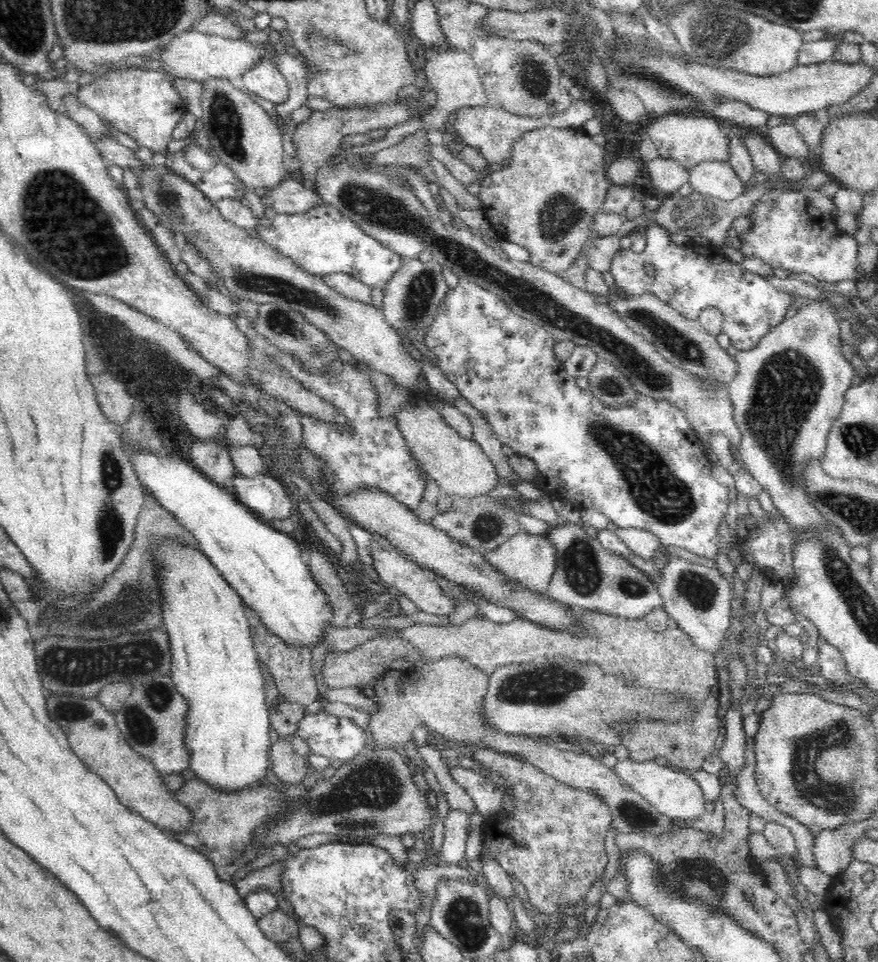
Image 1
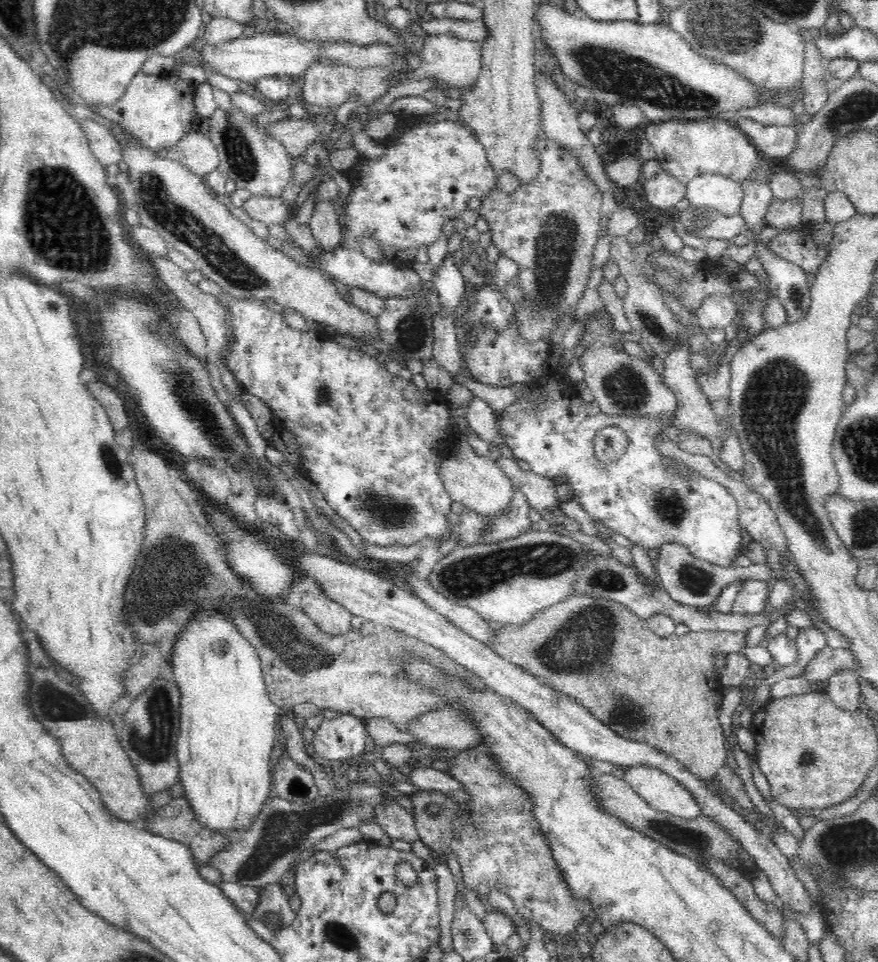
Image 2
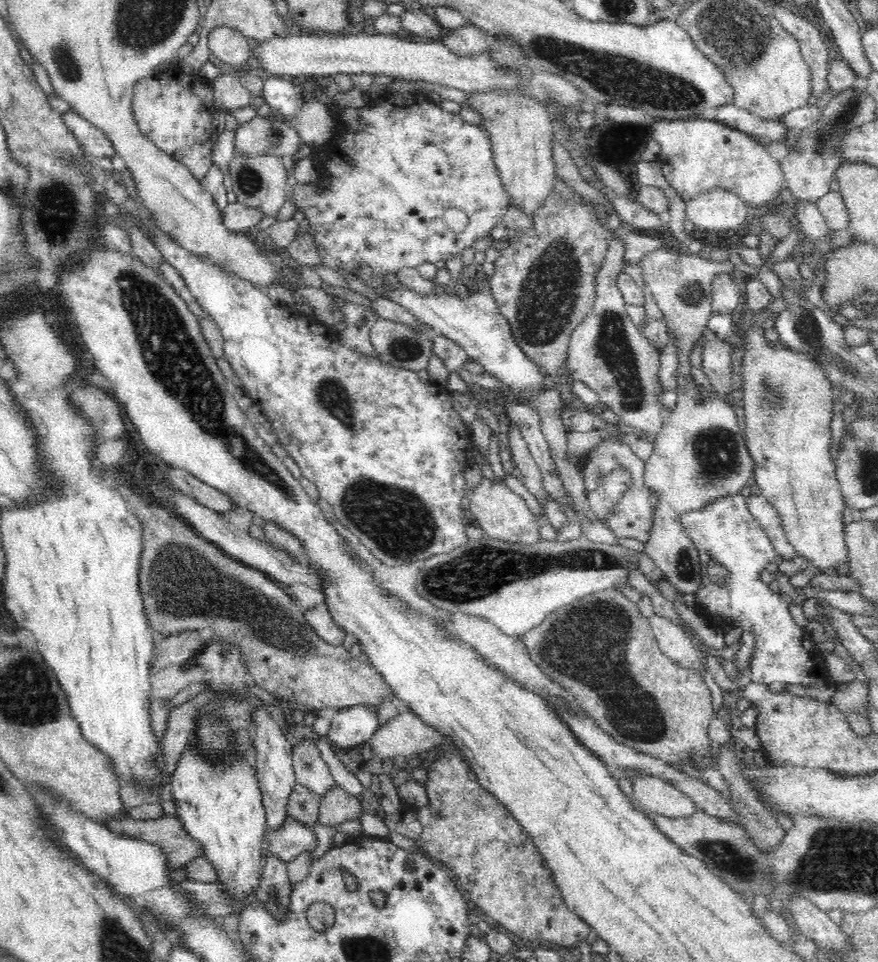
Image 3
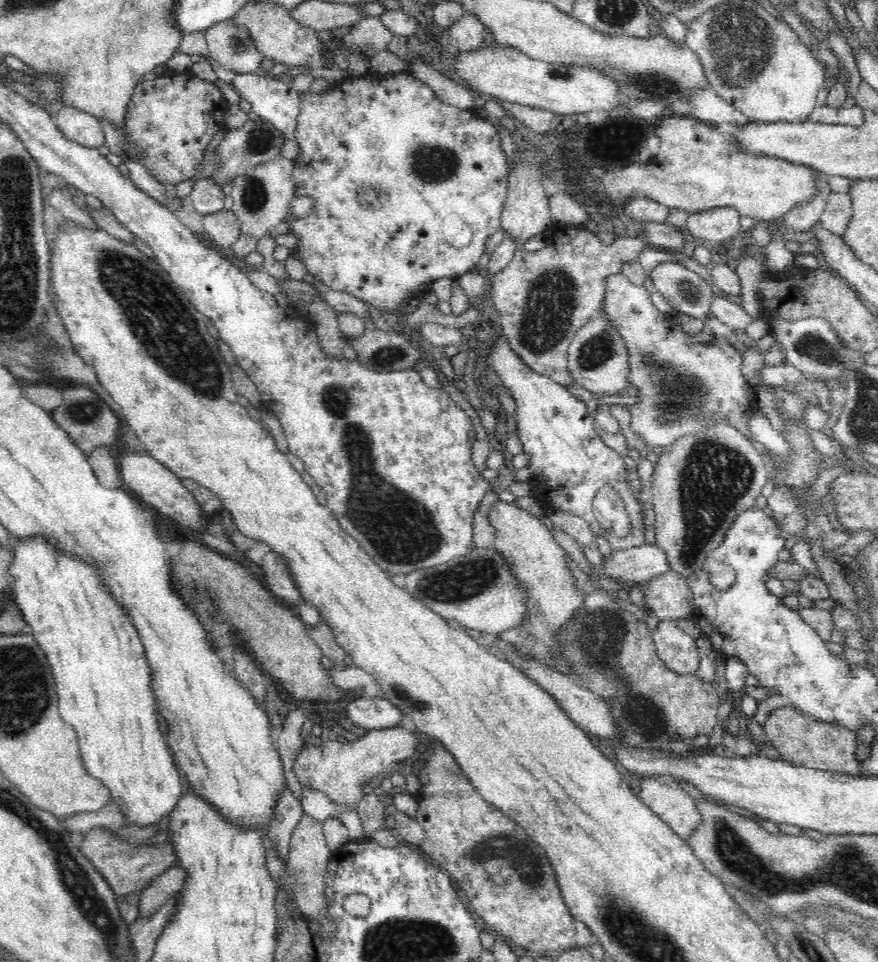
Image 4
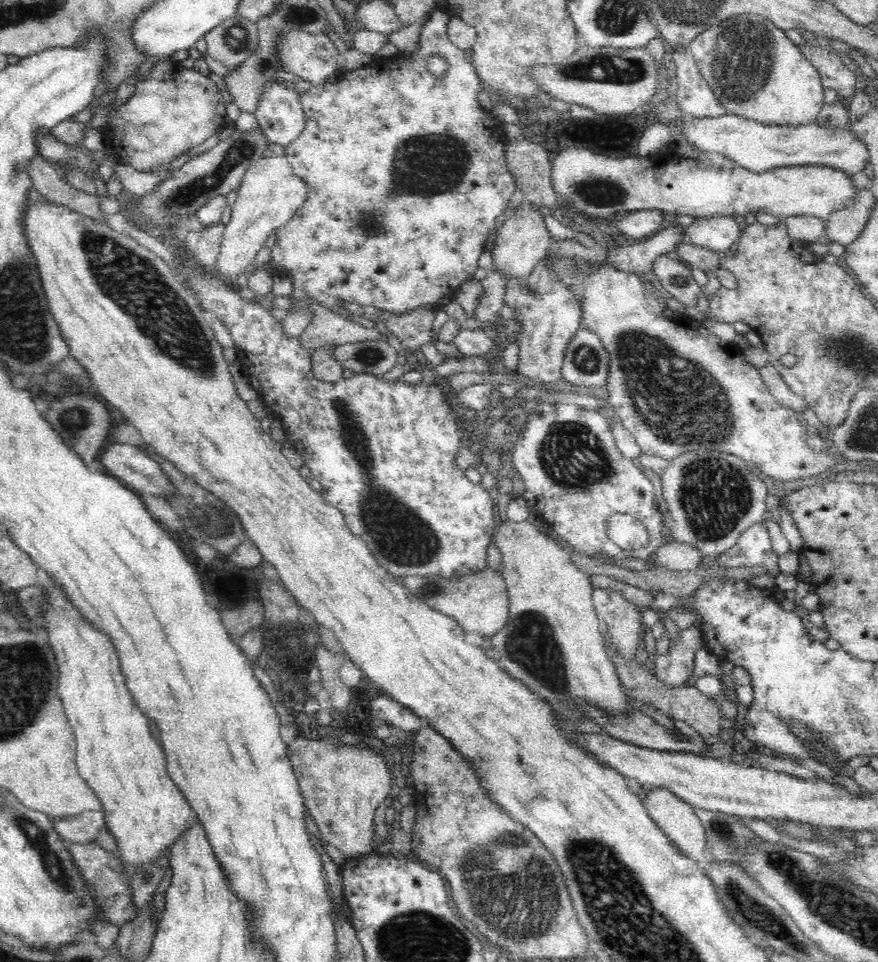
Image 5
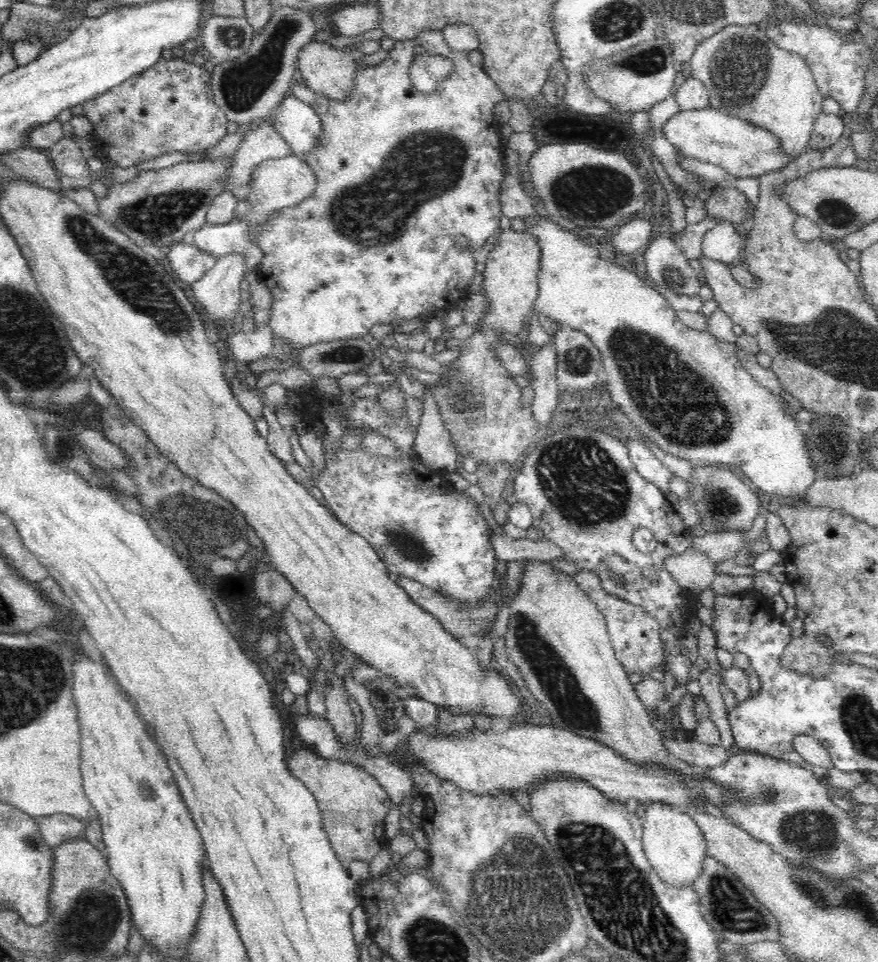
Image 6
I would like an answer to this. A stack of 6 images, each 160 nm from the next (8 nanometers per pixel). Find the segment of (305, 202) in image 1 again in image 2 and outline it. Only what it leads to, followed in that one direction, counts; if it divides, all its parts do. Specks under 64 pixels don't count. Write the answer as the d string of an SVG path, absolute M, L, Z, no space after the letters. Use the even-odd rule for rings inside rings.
M250 196L242 206L250 218L260 220L264 224L283 223L292 216L293 206L287 206L281 196Z

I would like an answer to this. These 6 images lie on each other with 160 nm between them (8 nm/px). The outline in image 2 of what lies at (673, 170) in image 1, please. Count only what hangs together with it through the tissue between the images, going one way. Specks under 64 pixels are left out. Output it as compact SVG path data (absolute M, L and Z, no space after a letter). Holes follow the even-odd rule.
M661 169L654 178L642 180L646 200L651 207L662 210L675 209L683 200L687 185L678 182L671 174Z

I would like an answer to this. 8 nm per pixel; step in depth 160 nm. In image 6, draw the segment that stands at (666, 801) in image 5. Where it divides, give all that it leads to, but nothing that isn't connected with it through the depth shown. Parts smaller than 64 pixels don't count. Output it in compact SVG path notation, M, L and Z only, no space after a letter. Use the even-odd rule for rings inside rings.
M654 802L646 806L642 846L656 875L672 887L692 885L700 877L707 857L706 841L697 822L684 809L671 808L665 802Z

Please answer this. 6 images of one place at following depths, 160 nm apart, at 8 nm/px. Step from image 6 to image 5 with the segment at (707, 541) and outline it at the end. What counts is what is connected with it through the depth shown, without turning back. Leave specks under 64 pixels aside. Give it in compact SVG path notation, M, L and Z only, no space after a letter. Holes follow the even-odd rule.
M671 541L654 552L650 561L663 564L665 570L691 571L700 566L702 559L702 553L698 548Z

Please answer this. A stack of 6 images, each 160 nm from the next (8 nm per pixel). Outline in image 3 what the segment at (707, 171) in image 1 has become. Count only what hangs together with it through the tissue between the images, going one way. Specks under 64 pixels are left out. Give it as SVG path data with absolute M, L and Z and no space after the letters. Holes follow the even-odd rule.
M716 188L702 192L686 203L685 216L694 224L695 229L728 236L740 224L746 224L750 220L751 211L747 207L735 192Z

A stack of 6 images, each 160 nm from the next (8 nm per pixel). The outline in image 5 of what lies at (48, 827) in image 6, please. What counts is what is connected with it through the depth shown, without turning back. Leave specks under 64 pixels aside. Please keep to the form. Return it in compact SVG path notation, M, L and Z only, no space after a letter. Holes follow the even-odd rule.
M86 810L74 816L53 818L53 827L66 842L84 844L94 841L100 828L104 826L104 813L100 810Z

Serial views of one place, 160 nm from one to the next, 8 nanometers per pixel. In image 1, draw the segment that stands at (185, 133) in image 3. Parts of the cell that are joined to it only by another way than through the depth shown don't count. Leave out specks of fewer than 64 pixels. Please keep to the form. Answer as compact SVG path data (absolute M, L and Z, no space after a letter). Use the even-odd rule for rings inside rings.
M136 67L116 72L110 70L96 80L84 81L84 85L78 89L77 99L86 108L94 110L102 118L109 120L120 132L132 137L139 146L146 146L154 153L166 153L172 148L169 143L172 132L174 132L174 128L186 112L185 104L174 87L174 79L172 75L165 74L162 71L143 70Z

